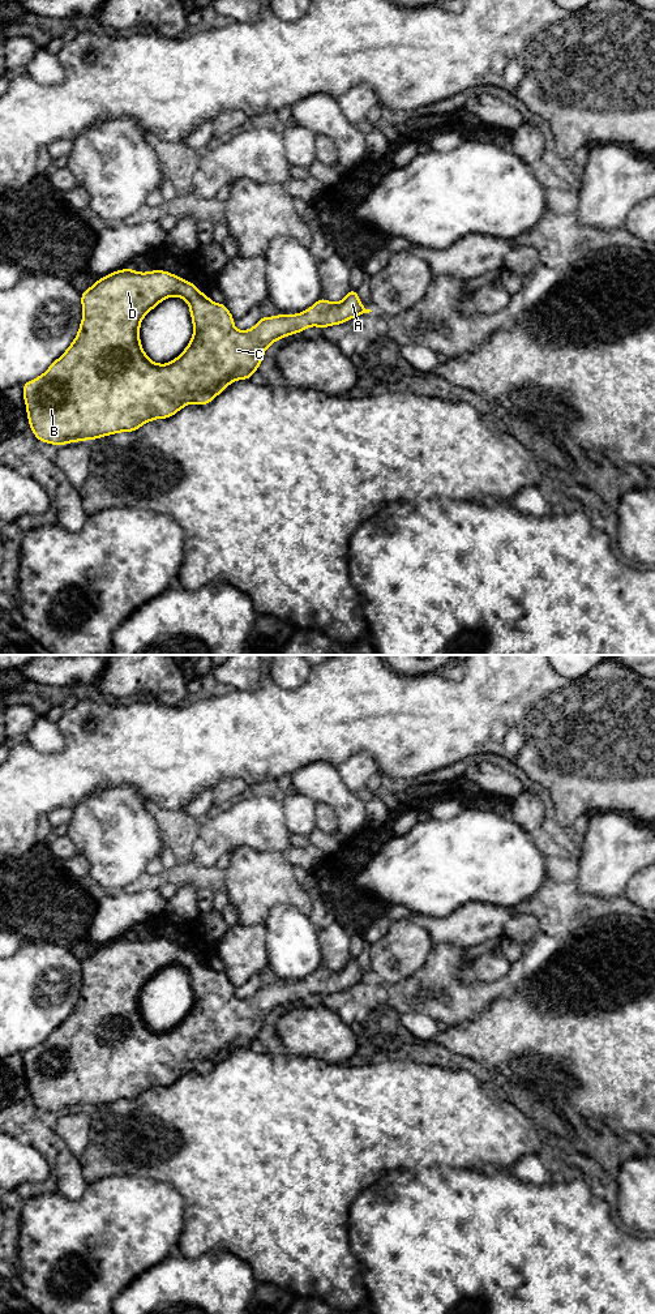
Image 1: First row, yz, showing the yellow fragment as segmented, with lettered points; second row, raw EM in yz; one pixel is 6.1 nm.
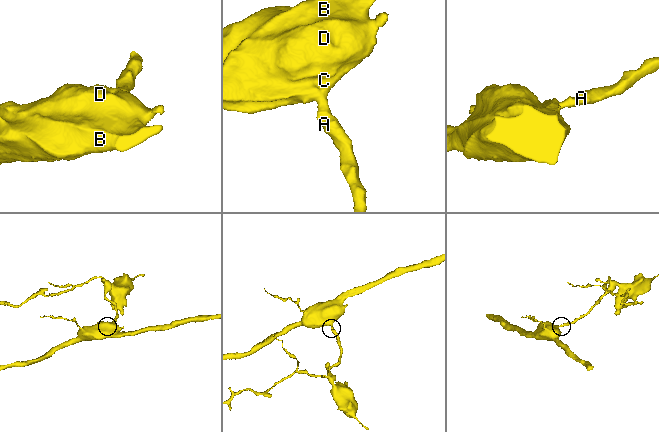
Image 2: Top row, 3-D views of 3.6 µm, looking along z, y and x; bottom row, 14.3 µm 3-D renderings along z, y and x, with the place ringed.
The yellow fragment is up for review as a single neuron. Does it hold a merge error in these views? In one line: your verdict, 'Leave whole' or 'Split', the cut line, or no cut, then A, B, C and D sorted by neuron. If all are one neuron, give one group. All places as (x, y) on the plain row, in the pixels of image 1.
Leave whole. No split. Groups: A B C D

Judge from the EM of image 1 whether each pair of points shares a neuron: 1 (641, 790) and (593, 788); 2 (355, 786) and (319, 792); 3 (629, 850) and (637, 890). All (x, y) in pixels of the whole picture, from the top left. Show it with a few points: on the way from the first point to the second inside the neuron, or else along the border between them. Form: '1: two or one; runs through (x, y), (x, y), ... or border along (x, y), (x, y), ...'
1: one; runs through (629, 788), (604, 788)
2: two; border along (337, 767), (343, 784), (358, 795)
3: two; border along (641, 869), (629, 880), (624, 894)

